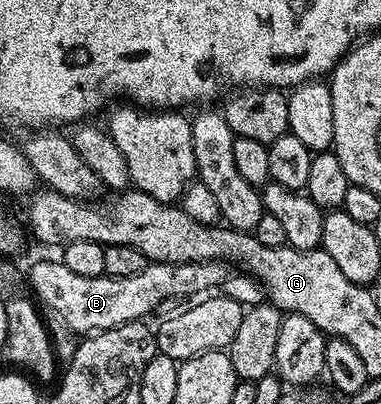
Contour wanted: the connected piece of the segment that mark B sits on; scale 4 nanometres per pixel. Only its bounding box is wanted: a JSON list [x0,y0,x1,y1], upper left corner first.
[29,258,230,337]

